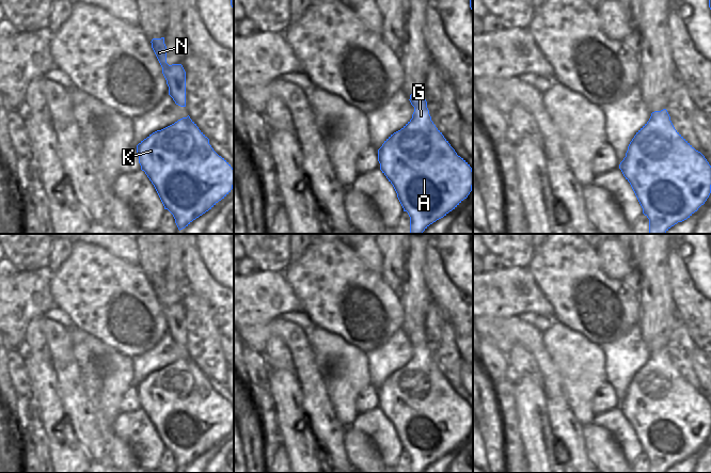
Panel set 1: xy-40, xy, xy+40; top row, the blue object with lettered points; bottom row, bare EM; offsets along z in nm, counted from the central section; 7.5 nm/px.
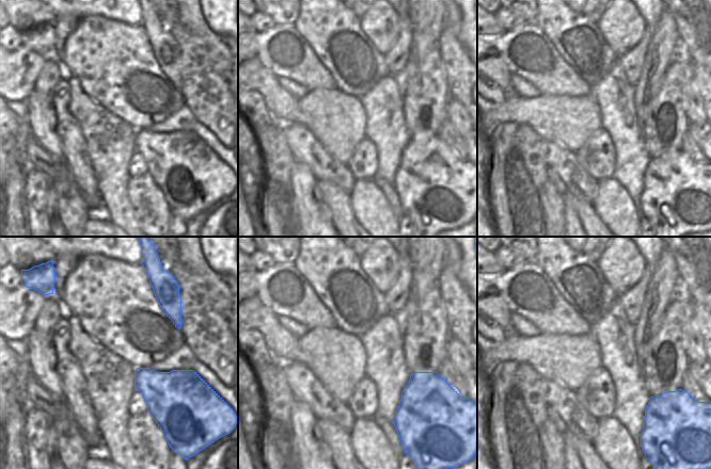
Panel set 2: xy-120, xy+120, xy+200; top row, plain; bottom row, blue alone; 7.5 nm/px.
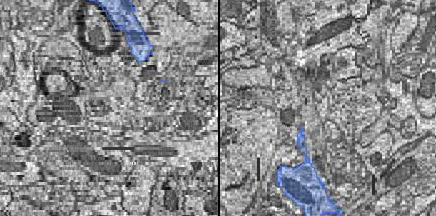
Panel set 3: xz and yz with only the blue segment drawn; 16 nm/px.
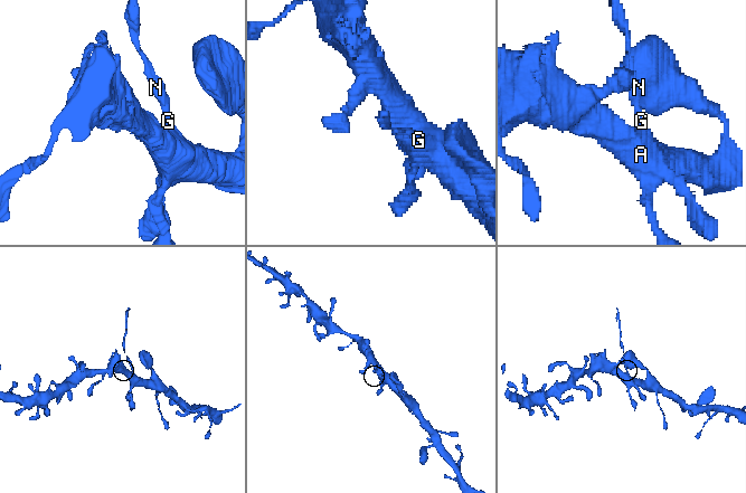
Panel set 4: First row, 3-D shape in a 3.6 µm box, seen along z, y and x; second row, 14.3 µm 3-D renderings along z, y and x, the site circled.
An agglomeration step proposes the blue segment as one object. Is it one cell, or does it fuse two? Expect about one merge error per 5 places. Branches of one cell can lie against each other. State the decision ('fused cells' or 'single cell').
fused cells

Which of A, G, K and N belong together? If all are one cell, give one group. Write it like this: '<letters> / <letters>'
A G K / N

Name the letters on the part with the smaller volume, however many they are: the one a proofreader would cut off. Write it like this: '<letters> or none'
N

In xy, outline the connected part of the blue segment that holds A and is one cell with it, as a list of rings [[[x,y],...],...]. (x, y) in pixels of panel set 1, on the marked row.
[[[414,107],[412,119],[391,135],[378,149],[380,170],[393,185],[410,217],[410,234],[423,234],[433,222],[455,209],[472,191],[473,171],[431,121],[427,107]]]

